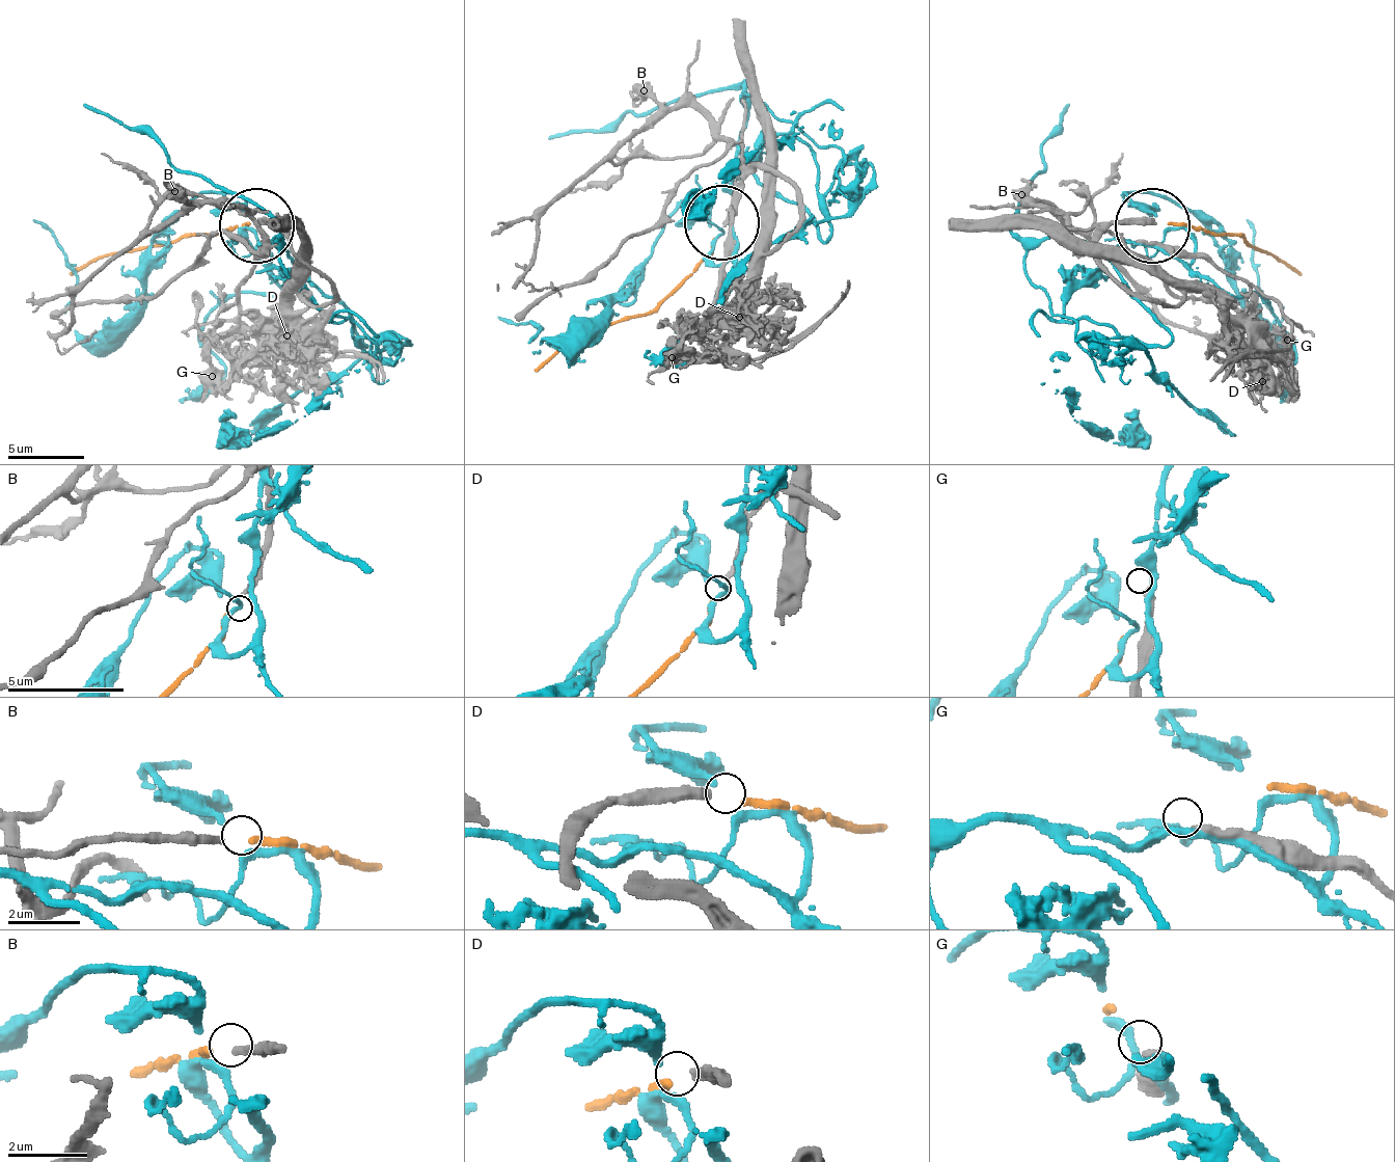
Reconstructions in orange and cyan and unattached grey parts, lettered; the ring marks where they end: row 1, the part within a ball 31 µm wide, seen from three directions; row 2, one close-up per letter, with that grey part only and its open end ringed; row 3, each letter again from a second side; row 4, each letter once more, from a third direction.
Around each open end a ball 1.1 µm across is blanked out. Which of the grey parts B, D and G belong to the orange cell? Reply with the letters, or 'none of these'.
B

